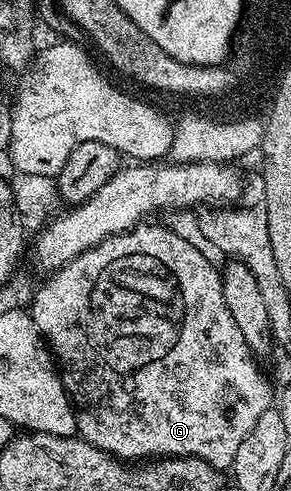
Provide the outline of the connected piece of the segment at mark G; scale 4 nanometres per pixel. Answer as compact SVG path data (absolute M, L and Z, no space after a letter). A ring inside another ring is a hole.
M138 223L132 229L128 229L126 233L117 233L113 237L109 237L105 241L99 242L95 247L91 247L87 251L83 251L75 259L71 259L62 269L54 269L48 274L49 277L41 286L36 286L35 292L31 297L31 312L33 314L33 322L39 327L42 337L45 338L50 350L55 354L55 360L59 366L61 382L64 383L65 389L69 393L69 399L73 403L73 408L77 410L77 433L81 440L91 443L95 447L99 447L104 453L110 453L112 457L120 457L122 461L130 463L140 462L142 459L156 459L158 457L198 457L207 463L211 463L211 467L222 471L229 471L233 468L233 460L239 451L239 447L243 443L243 439L247 439L247 435L251 432L251 427L255 427L255 422L259 419L259 415L263 415L263 411L271 408L275 401L275 389L269 386L267 378L261 374L261 369L258 362L255 360L245 342L240 339L232 339L225 334L225 325L227 329L227 314L225 312L225 304L223 303L223 287L221 286L221 275L216 267L212 266L207 259L203 259L202 255L181 239L171 227L165 229L161 225L149 225L153 223Z

